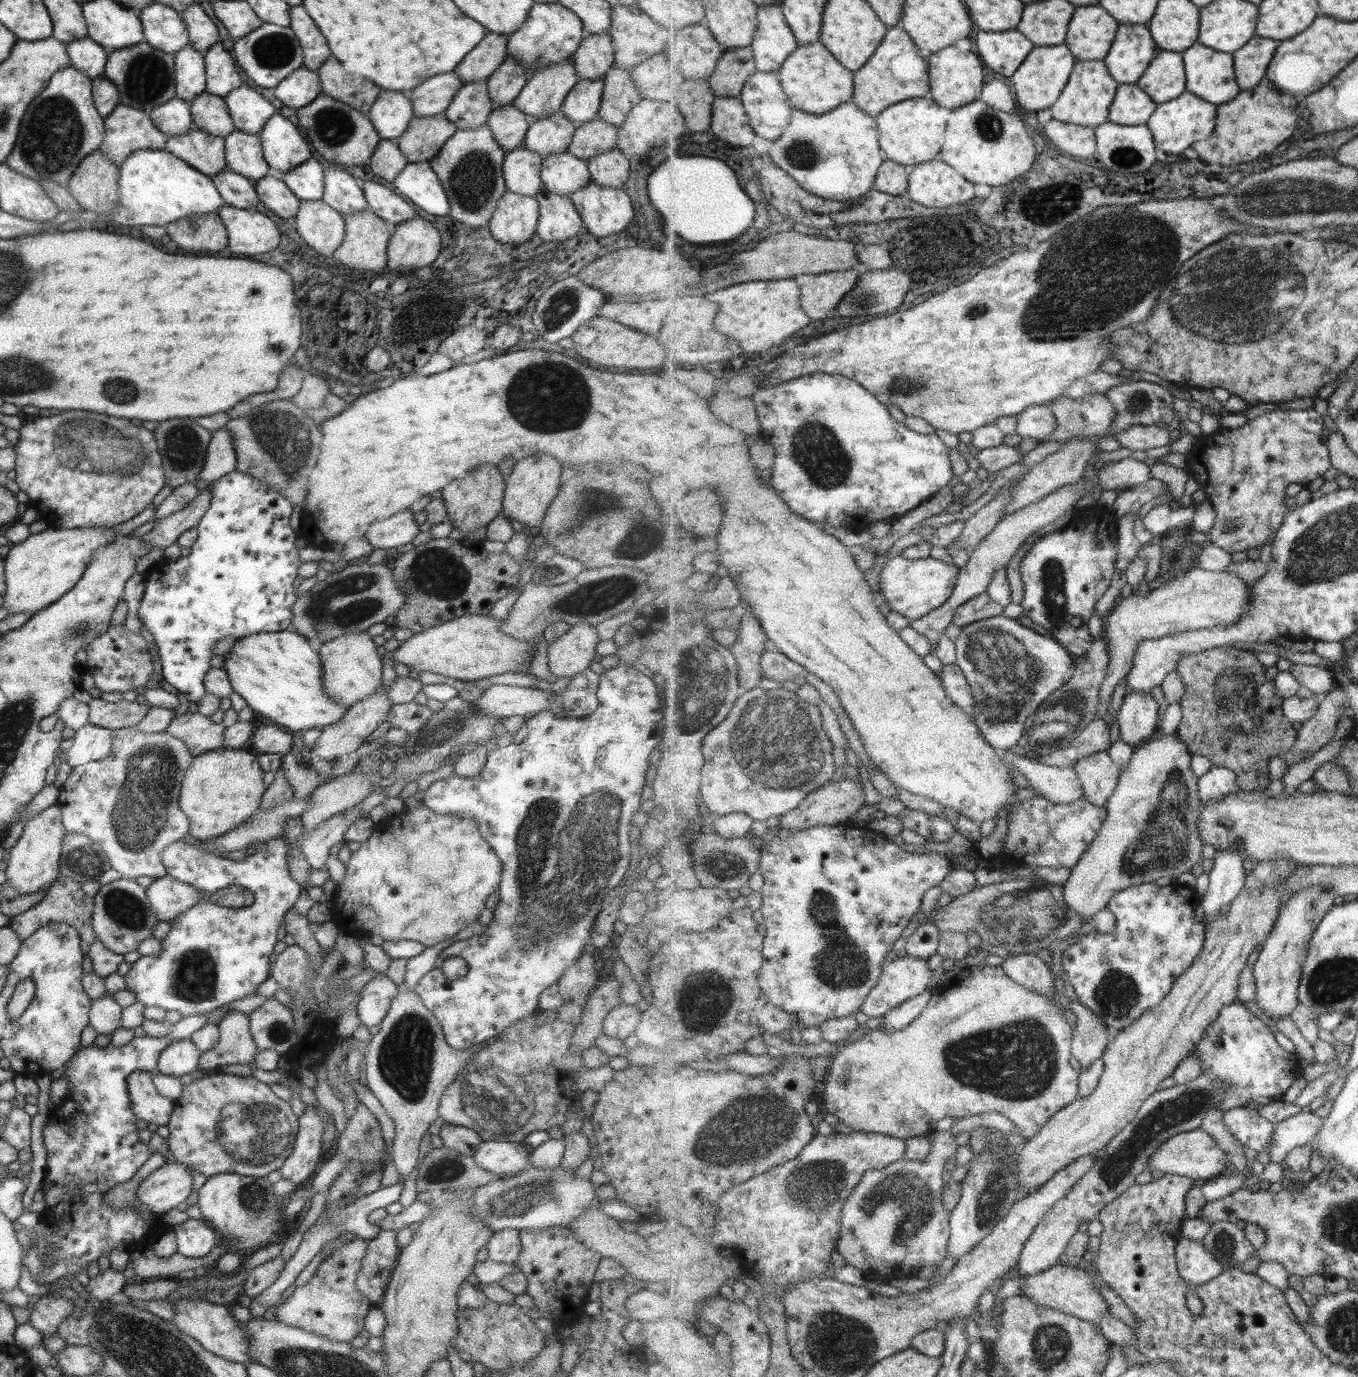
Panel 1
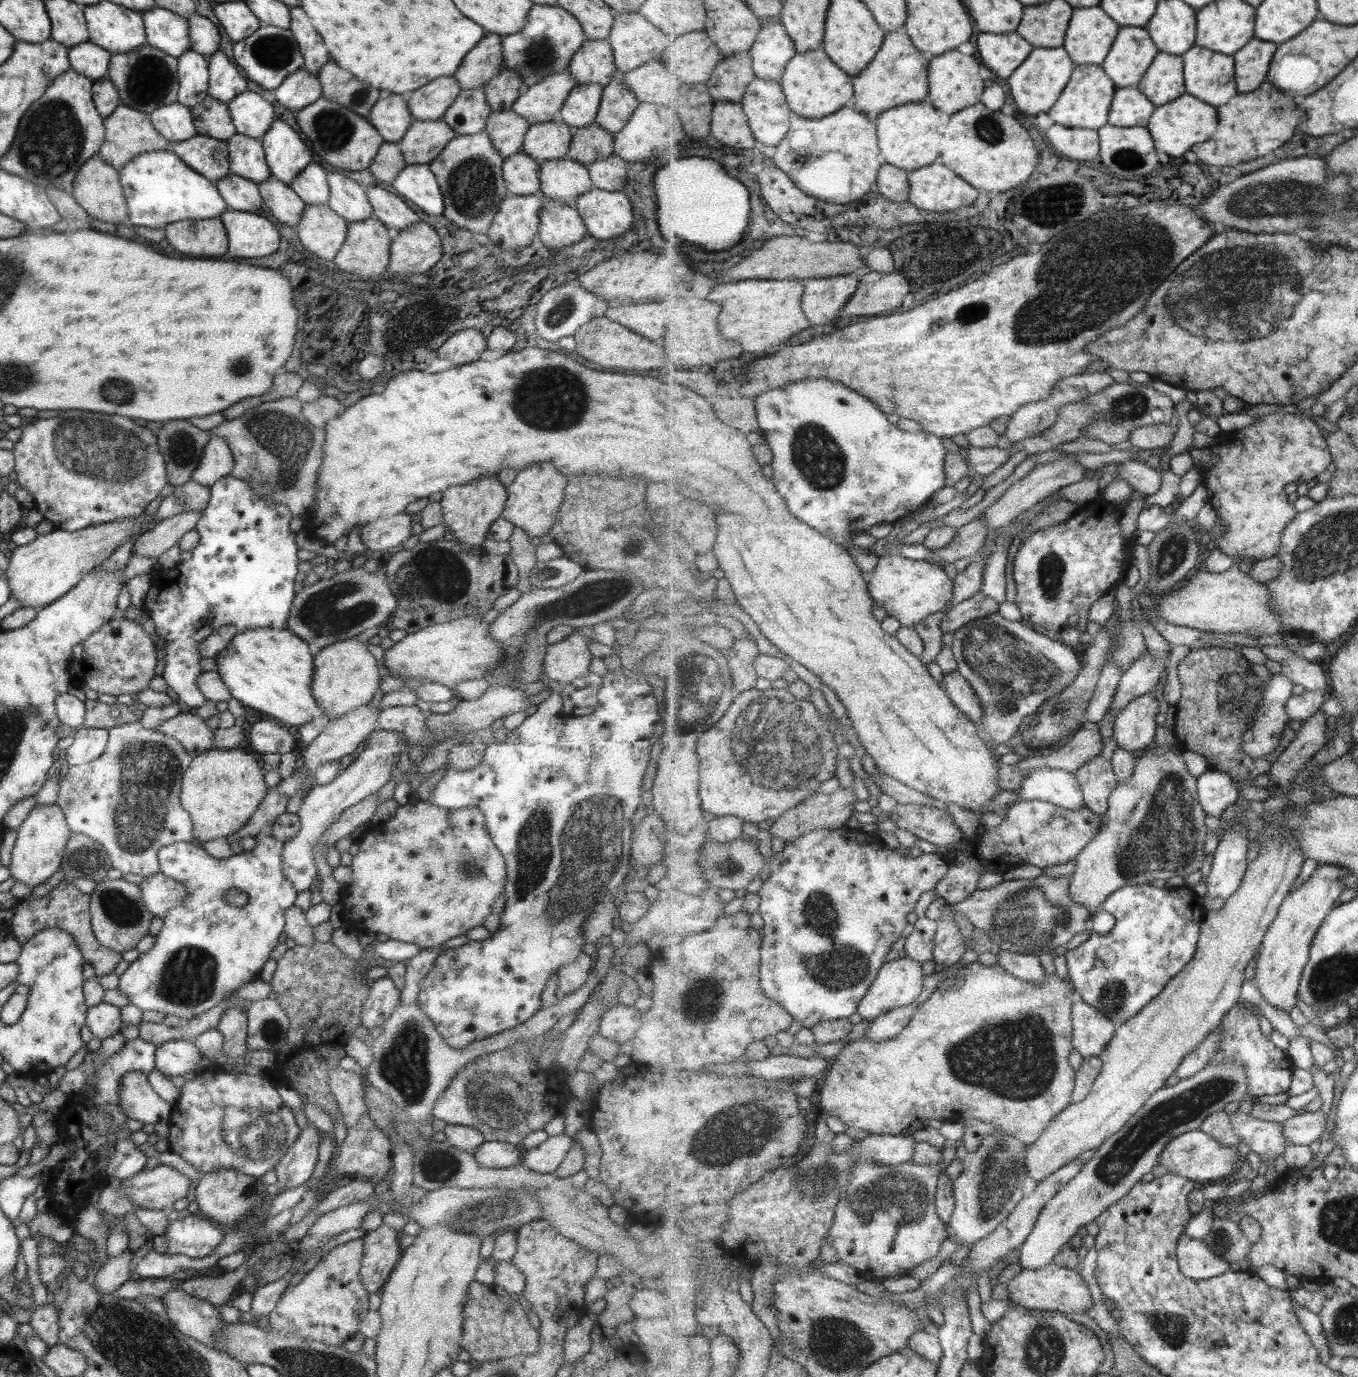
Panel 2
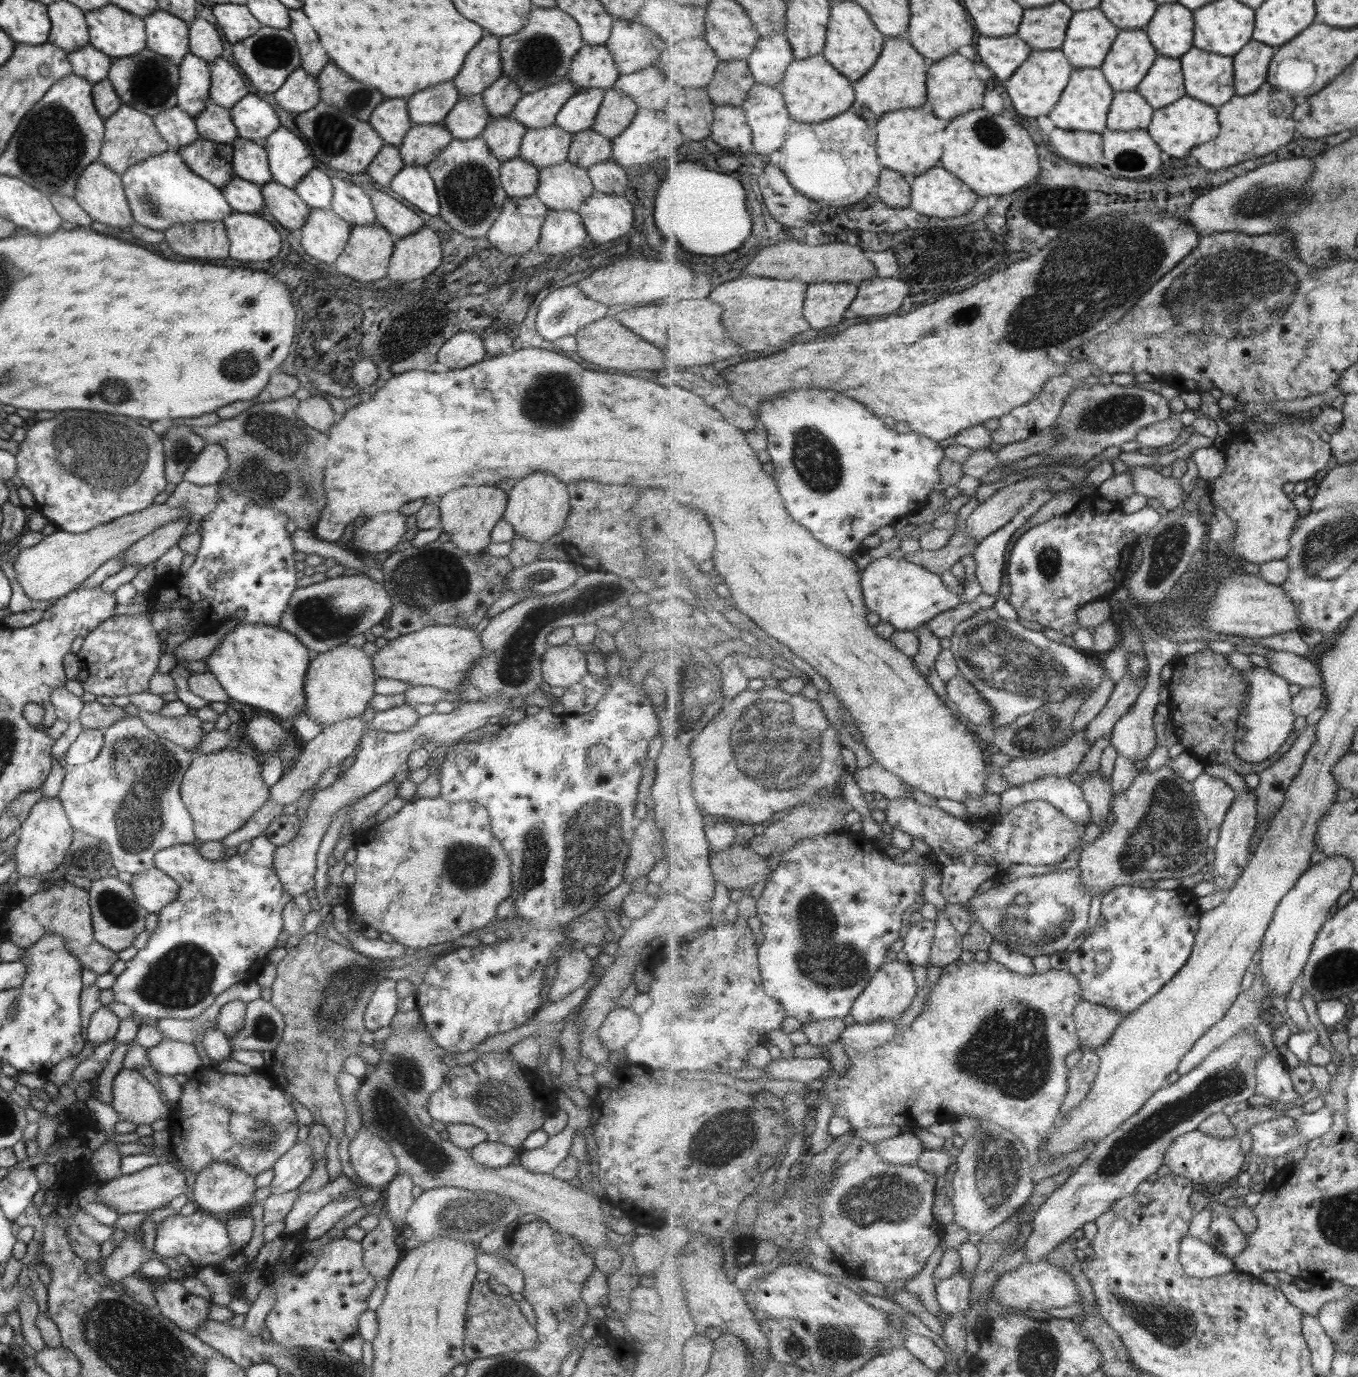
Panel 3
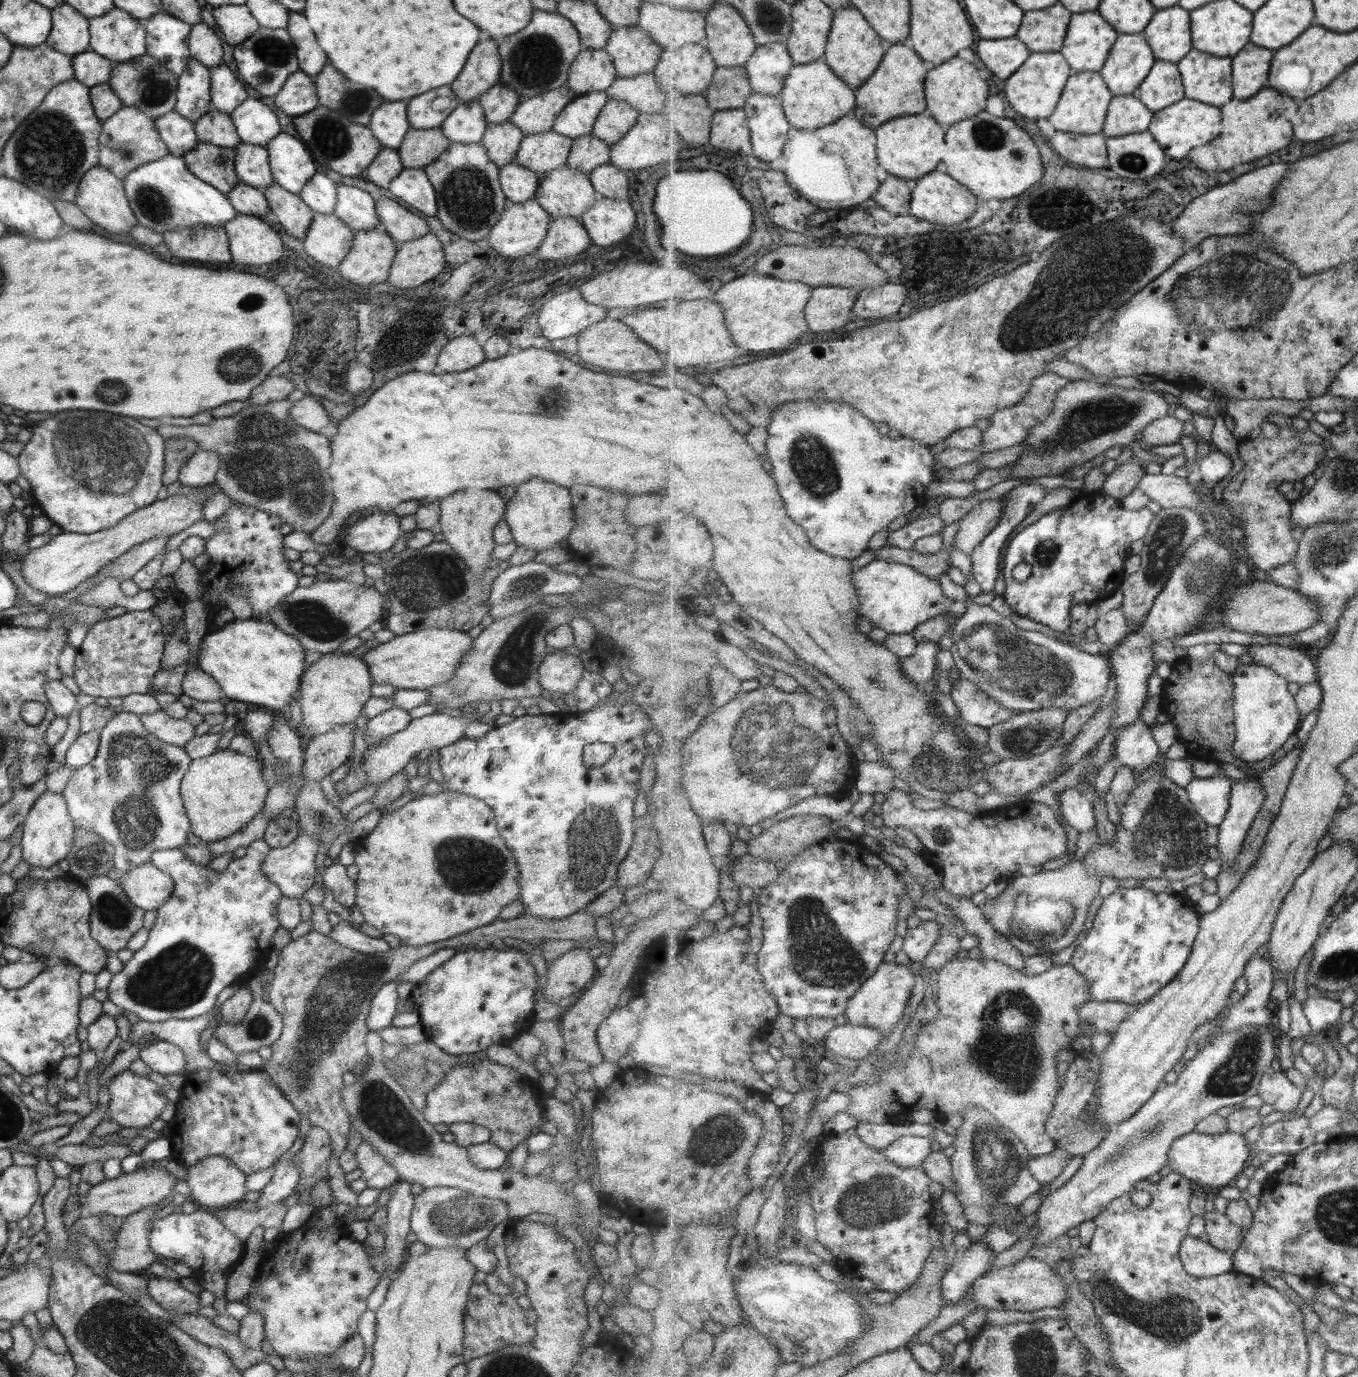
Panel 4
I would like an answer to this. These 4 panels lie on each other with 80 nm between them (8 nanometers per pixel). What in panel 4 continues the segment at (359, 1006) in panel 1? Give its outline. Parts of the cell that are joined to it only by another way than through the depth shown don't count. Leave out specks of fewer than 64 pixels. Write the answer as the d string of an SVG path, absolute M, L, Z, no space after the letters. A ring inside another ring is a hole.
M397 982L383 984L371 1000L370 1009L366 1018L368 1030L378 1032L391 1024L391 1019L397 1010Z

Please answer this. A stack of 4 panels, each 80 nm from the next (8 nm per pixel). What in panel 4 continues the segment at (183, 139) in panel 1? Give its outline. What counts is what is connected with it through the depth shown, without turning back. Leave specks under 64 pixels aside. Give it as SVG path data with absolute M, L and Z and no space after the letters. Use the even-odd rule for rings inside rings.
M198 141L195 148L182 157L184 166L193 176L226 195L239 182L234 171L235 155L234 148L221 148Z

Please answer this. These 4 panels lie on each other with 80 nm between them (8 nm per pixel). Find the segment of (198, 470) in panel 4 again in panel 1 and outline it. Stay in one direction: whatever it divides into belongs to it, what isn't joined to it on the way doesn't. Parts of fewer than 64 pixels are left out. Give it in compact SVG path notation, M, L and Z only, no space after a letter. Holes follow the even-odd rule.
M225 428L212 432L206 452L203 470L197 476L197 482L201 486L212 485L221 476L235 471L236 459L233 441L231 441L231 434L229 431L225 431Z

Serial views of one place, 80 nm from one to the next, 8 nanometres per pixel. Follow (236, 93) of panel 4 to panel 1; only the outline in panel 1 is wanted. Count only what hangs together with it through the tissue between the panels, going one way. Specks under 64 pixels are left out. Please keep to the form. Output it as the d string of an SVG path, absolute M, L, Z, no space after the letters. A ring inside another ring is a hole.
M216 42L203 54L205 69L205 93L213 96L227 96L241 87L239 69L232 55Z

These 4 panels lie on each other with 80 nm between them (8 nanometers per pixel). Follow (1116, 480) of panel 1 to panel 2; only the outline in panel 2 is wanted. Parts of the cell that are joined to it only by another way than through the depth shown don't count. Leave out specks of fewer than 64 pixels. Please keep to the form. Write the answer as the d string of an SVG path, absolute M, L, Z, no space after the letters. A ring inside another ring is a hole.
M1129 460L1118 466L1116 479L1125 480L1134 490L1147 496L1157 494L1161 490L1161 474L1143 461Z

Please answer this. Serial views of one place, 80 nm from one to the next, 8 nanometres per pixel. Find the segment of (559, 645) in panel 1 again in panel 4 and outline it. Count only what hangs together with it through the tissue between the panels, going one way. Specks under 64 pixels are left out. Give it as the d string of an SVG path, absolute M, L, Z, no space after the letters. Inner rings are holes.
M547 652L537 669L539 686L561 695L573 692L583 674L583 660L575 655Z

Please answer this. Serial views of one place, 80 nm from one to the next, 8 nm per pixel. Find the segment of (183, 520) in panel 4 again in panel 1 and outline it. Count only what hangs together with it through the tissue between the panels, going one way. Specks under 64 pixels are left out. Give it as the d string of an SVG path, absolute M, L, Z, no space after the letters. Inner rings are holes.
M91 527L76 529L51 529L48 528L36 534L30 534L23 542L13 545L4 559L4 584L6 593L3 601L3 608L8 614L13 613L36 613L45 609L54 600L61 598L71 587L73 587L81 576L89 561L93 558L94 552L100 547L113 542L119 536L113 531L113 527Z

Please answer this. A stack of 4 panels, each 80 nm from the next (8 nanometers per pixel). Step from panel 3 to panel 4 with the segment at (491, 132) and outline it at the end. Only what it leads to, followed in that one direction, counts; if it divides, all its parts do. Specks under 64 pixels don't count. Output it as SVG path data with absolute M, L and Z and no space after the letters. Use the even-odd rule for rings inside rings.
M509 121L501 124L487 123L480 145L487 158L500 169L513 162L523 137L523 133Z

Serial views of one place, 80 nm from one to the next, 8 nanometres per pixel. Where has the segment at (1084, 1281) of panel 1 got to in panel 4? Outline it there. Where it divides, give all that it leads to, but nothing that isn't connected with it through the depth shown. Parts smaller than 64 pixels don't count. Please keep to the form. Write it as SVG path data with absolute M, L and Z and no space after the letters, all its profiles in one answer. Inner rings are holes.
M1025 1256L1018 1263L1002 1266L990 1270L986 1275L977 1277L968 1295L971 1296L976 1306L992 1310L1020 1310L1031 1312L1041 1308L1057 1307L1068 1300L1065 1284L1061 1276L1051 1270L1049 1262L1031 1256Z

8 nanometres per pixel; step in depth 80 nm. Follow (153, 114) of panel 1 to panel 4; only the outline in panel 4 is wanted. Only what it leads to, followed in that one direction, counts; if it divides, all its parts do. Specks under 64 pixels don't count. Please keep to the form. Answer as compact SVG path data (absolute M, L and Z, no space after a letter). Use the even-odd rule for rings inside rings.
M174 110L154 119L154 127L168 154L182 157L198 143L192 123L179 116Z

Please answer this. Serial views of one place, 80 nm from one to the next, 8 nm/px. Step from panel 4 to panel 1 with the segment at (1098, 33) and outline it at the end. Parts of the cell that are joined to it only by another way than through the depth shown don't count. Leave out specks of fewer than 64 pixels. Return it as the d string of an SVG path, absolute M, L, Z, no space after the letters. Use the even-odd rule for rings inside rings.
M1099 5L1076 7L1066 44L1078 61L1104 60L1109 54L1120 22Z

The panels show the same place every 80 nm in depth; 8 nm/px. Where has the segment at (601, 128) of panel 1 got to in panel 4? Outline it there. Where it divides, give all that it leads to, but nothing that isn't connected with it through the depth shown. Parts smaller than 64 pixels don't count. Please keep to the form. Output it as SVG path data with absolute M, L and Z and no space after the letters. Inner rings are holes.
M586 134L572 140L565 166L586 175L597 166L608 164L609 149L596 136Z

